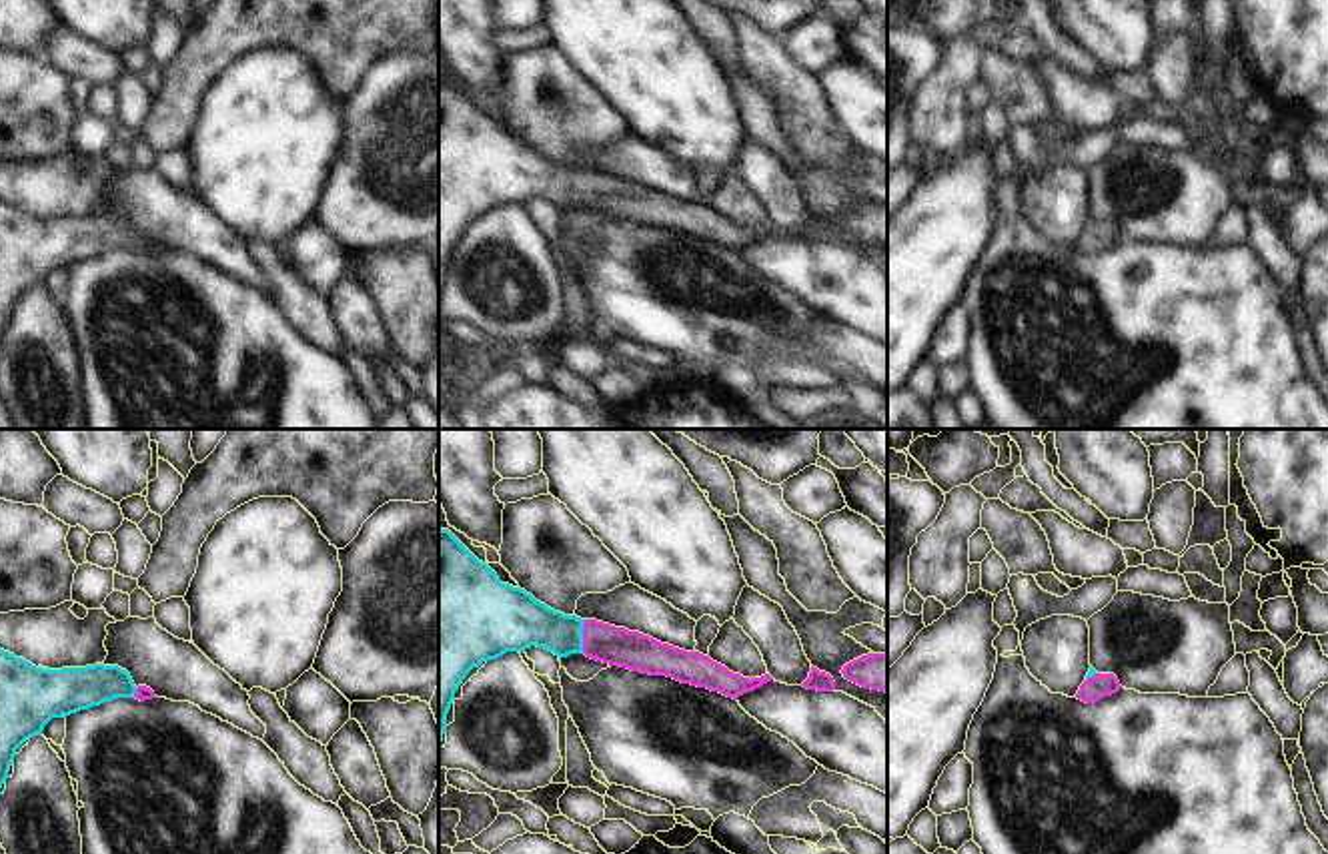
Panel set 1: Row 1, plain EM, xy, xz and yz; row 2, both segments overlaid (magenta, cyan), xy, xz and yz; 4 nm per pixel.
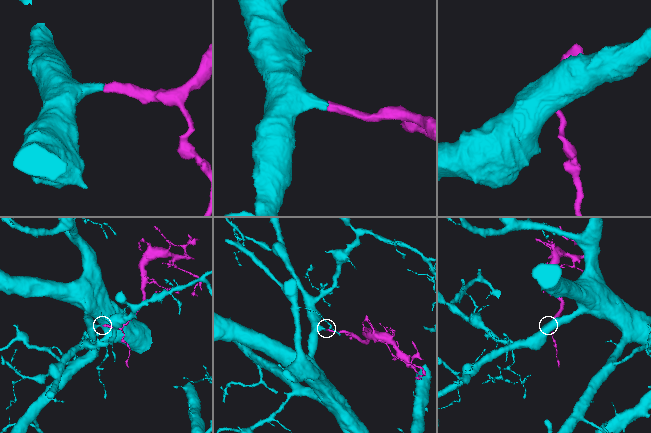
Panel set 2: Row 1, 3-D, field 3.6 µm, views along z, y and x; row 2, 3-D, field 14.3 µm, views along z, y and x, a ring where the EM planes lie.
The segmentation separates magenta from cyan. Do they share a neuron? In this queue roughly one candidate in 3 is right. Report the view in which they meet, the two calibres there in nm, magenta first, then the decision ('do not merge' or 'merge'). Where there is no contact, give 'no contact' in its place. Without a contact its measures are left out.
xz | 160/200 nm | merge

